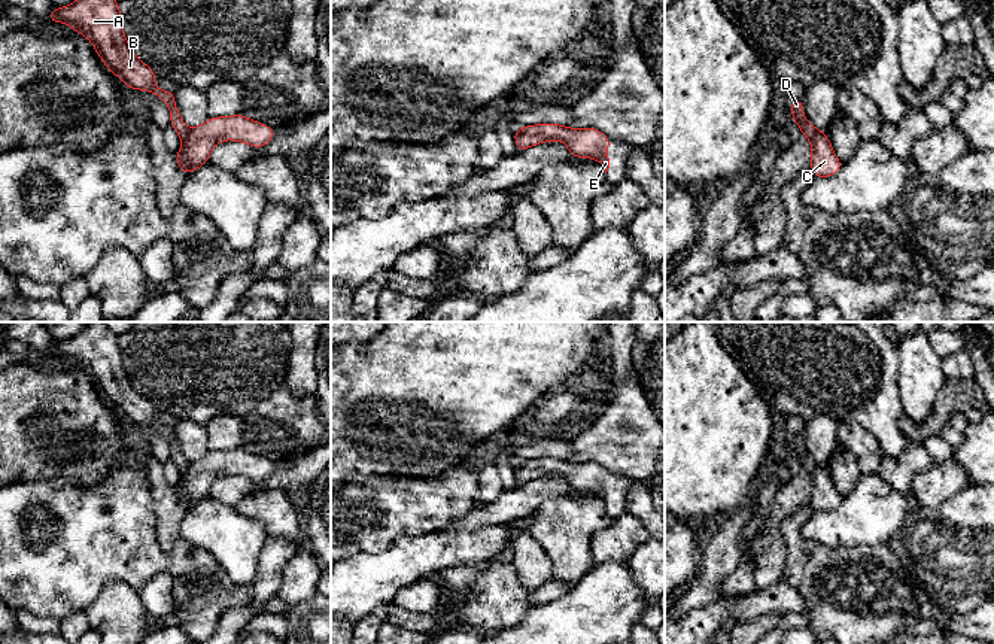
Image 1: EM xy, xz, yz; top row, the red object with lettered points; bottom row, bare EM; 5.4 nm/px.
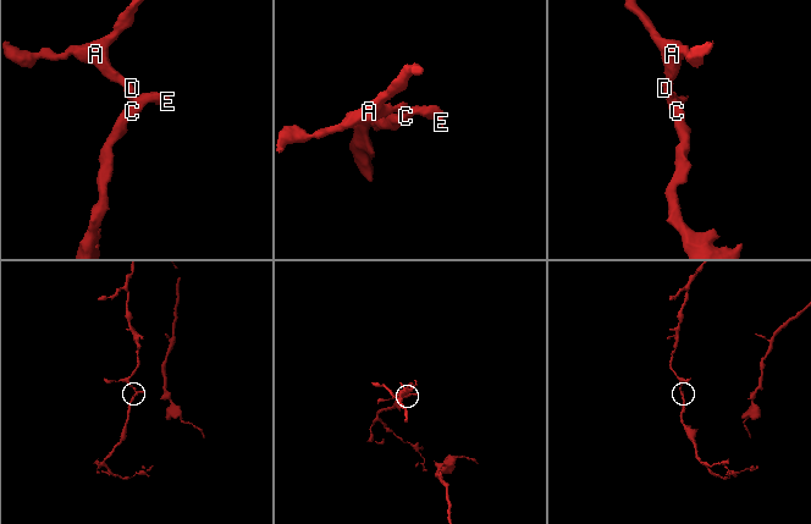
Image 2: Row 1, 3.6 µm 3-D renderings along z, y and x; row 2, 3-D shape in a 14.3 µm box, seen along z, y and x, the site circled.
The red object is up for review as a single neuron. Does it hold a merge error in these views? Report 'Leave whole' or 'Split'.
Split

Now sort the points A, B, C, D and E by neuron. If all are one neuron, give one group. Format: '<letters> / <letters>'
A B D / C E

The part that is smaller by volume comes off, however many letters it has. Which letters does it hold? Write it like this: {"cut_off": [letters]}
{"cut_off": ["C", "E"]}

